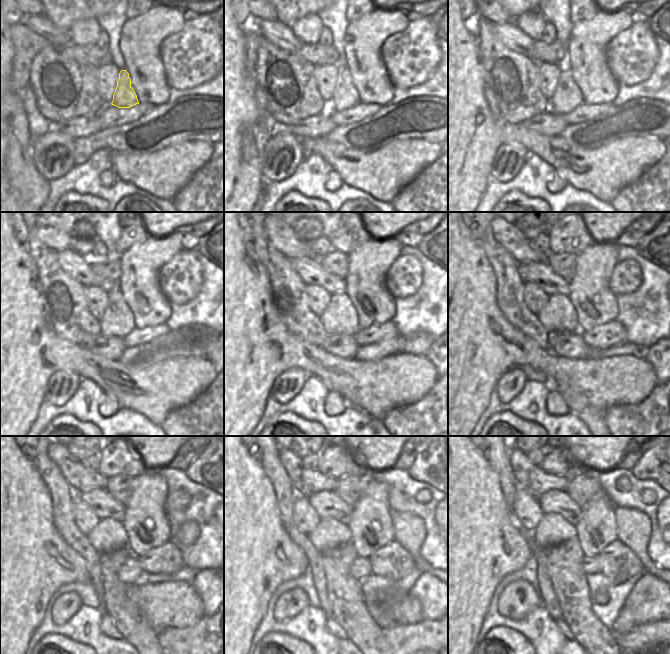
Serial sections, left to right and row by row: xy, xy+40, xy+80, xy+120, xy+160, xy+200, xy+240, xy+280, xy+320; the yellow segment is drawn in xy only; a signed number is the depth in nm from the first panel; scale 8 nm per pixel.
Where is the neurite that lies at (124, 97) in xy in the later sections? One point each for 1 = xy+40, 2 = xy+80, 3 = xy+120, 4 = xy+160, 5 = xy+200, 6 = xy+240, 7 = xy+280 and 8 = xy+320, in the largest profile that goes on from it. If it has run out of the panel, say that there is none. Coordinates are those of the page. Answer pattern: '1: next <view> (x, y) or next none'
1: next xy+40 (345, 96)
2: next xy+80 (567, 96)
3: next xy+120 (117, 320)
4: next xy+160 (340, 317)
5: next xy+200 (558, 315)
6: next xy+240 (109, 535)
7: next xy+280 (330, 533)
8: next xy+320 (553, 529)

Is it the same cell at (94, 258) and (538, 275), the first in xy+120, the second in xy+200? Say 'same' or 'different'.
different

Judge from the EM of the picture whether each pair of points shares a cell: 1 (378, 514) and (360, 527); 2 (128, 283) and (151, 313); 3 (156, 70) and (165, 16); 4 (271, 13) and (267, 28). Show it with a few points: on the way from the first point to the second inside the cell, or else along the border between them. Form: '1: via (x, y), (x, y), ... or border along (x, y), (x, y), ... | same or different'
1: via (374, 517), (364, 527) | same
2: via (134, 291), (135, 298), (143, 305) | same
3: via (151, 57), (152, 29) | same
4: border along (255, 19), (276, 20) | different

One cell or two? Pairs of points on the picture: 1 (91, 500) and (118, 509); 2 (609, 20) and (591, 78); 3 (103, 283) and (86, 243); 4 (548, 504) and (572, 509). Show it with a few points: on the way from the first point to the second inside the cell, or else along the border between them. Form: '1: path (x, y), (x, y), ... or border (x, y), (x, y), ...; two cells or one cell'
1: path (98, 500), (111, 508); one cell
2: path (595, 34), (591, 38), (591, 64); one cell
3: border (71, 249), (86, 258); two cells
4: path (554, 504), (561, 504), (566, 508); one cell

